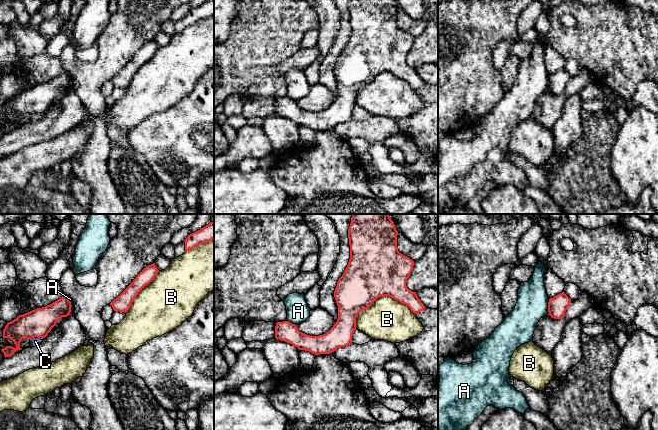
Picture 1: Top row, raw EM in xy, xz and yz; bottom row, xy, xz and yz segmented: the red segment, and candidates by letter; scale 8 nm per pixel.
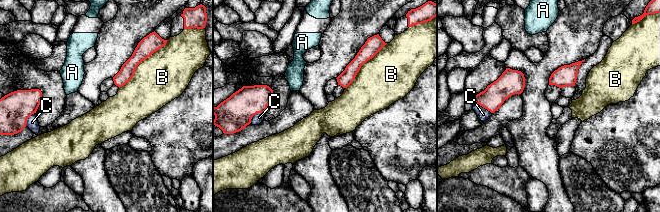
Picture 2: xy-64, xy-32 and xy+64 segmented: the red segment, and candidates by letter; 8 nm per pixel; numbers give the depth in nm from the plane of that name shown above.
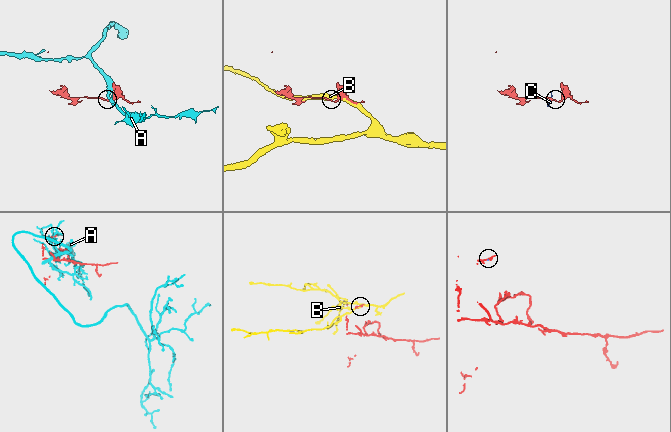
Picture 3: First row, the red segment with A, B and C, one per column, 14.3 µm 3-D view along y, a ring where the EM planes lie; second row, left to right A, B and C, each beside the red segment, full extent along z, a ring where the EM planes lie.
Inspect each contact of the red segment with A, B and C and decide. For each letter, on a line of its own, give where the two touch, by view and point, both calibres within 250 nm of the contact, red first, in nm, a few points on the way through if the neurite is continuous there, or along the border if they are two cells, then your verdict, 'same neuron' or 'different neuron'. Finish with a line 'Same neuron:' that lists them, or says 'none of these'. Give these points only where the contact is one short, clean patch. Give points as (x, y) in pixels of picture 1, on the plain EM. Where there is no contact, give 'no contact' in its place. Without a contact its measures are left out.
A: meets red in yz at (548, 83); 160 nm thick on the red side, 260 nm on the other; border along yz (549, 75), (547, 90); different neuron
B: meets red in xz at (380, 72); 460 nm thick on the red side, 340 nm on the other; different neuron
C: meets red in xy at (36, 112); 220 nm thick on the red side, 70 nm on the other; border along xy (43, 113), (33, 113), (30, 116); different neuron
Same neuron: none of these

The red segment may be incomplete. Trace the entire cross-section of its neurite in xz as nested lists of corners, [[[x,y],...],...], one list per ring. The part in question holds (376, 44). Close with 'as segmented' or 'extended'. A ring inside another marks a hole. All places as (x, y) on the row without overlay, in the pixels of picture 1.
[[[350,0],[348,5],[350,35],[334,67],[338,82],[337,98],[328,108],[319,112],[302,109],[297,101],[289,97],[277,98],[275,114],[315,131],[330,130],[352,119],[357,91],[368,85],[381,72],[389,72],[405,80],[416,91],[423,87],[426,83],[416,68],[409,66],[406,62],[414,37],[398,27],[397,11],[398,7],[394,0]]]; as segmented

